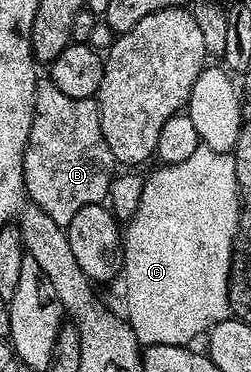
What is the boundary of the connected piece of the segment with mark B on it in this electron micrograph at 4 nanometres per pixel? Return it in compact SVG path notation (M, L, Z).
M50 79L40 80L35 87L35 114L23 156L23 186L27 188L29 200L41 207L53 223L66 227L81 207L108 200L116 176L117 162L101 135L98 100L95 97L69 99L69 95L57 91Z

